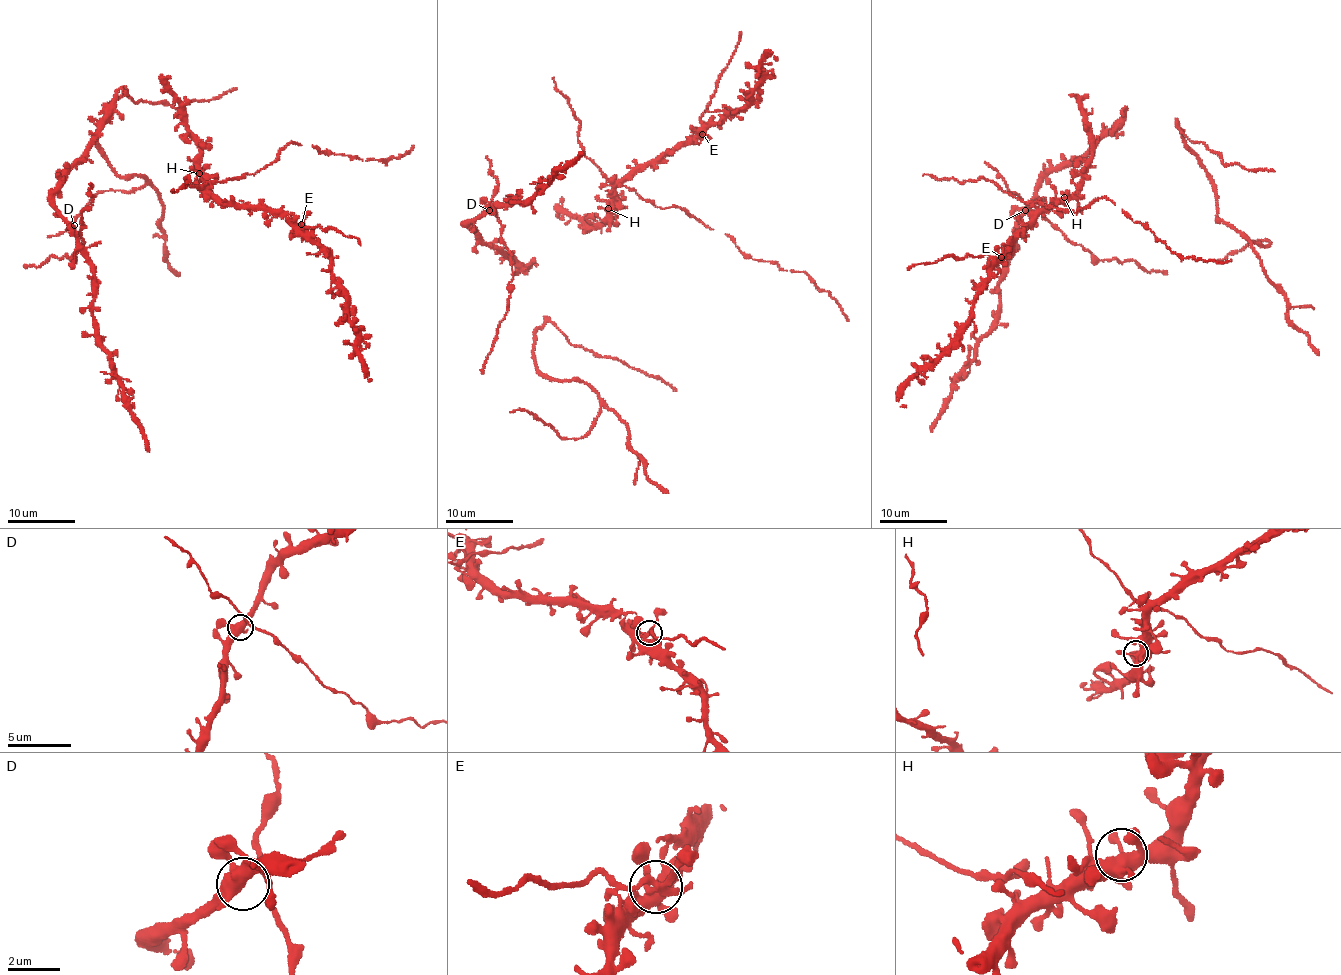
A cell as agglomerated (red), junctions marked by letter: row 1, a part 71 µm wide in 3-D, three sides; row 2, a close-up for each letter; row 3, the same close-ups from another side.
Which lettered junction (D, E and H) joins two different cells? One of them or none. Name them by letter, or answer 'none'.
E

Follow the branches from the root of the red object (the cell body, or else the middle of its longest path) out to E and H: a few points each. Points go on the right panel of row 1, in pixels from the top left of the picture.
E: (1092, 113), (1087, 117), (1091, 156), (1081, 176), (1081, 189), (1042, 207), (1001, 257)
H: (1092, 113), (1087, 117), (1091, 156), (1081, 176), (1081, 187), (1064, 197)

